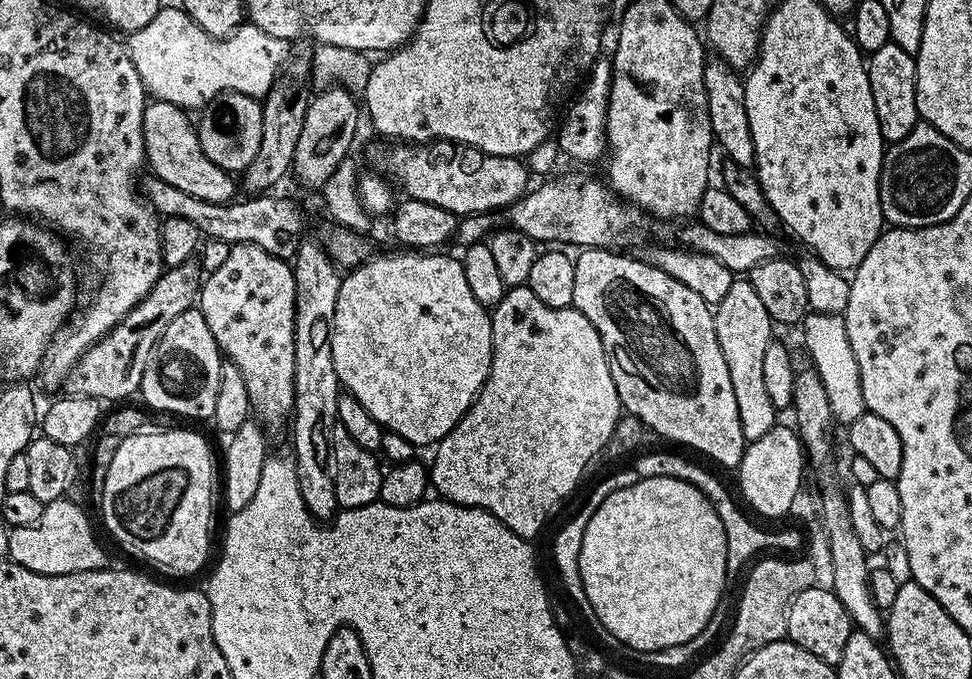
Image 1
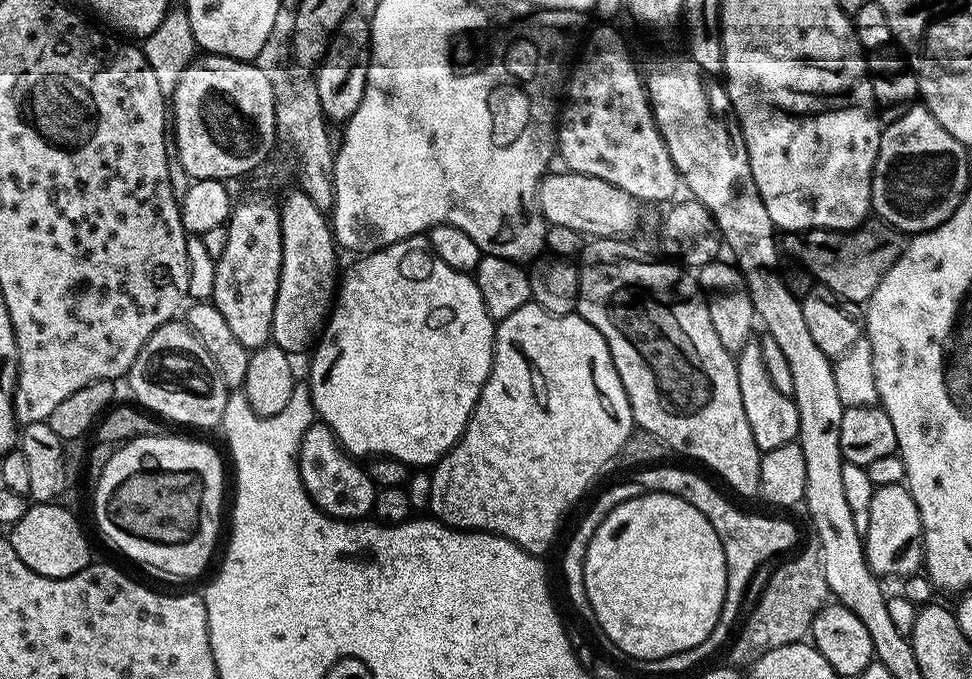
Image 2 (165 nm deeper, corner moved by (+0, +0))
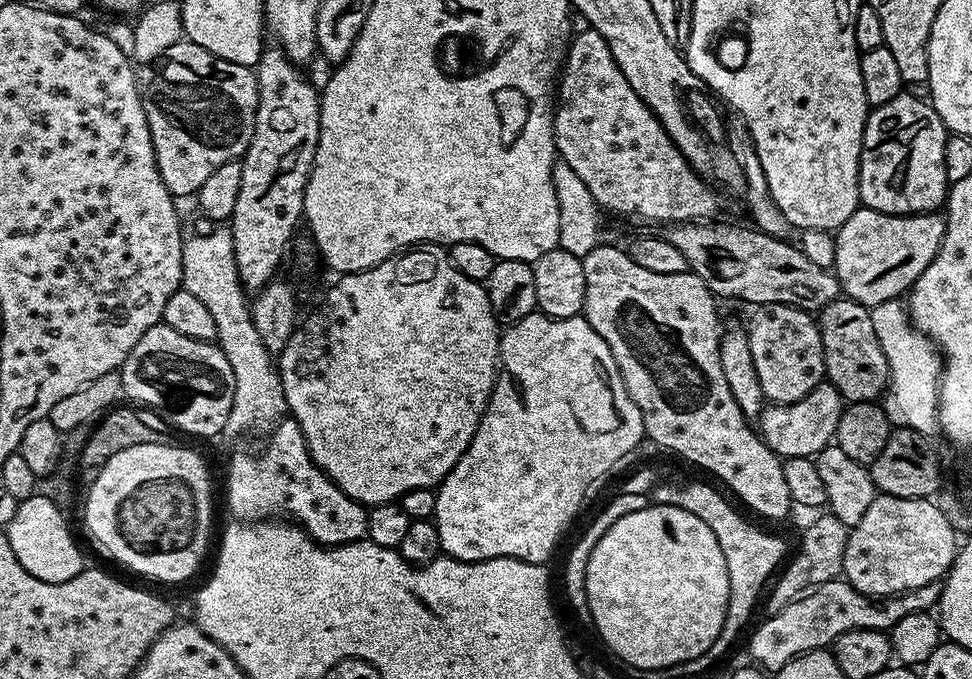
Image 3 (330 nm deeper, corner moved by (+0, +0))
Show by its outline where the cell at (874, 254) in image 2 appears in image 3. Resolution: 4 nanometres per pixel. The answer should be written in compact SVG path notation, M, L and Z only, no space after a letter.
M859 207L843 226L835 229L836 249L834 250L835 274L840 279L843 295L850 300L864 304L869 310L876 310L879 304L888 304L905 295L914 282L934 262L944 237L945 217L939 211L922 212L918 216L895 216L873 208Z

